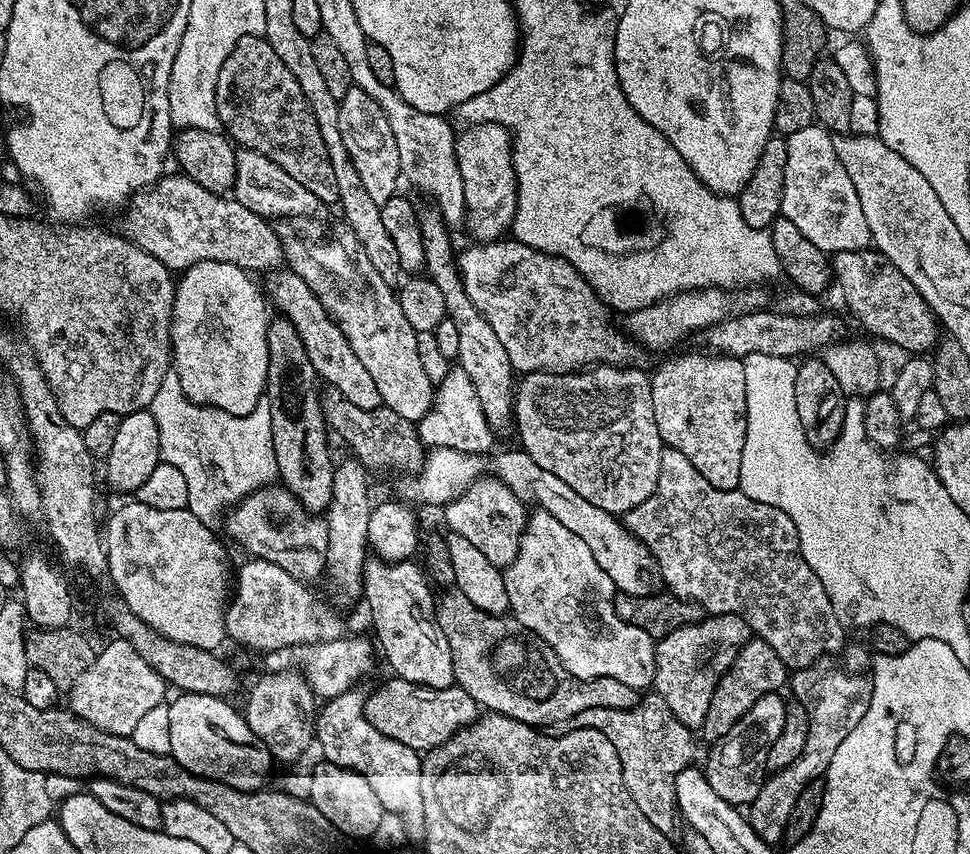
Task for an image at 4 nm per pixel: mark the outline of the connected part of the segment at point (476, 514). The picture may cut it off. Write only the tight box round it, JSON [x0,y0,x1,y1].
[443,478,526,570]

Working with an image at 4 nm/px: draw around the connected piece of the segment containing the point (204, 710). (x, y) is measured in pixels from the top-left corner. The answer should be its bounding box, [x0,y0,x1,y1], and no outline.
[168,692,274,790]

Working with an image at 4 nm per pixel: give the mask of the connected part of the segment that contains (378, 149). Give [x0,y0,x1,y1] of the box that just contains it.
[338,86,402,204]

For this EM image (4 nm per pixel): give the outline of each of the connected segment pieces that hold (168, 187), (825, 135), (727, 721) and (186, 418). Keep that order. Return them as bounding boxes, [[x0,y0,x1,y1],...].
[[123,174,285,273],[780,122,872,254],[702,638,790,742],[150,373,277,522]]

